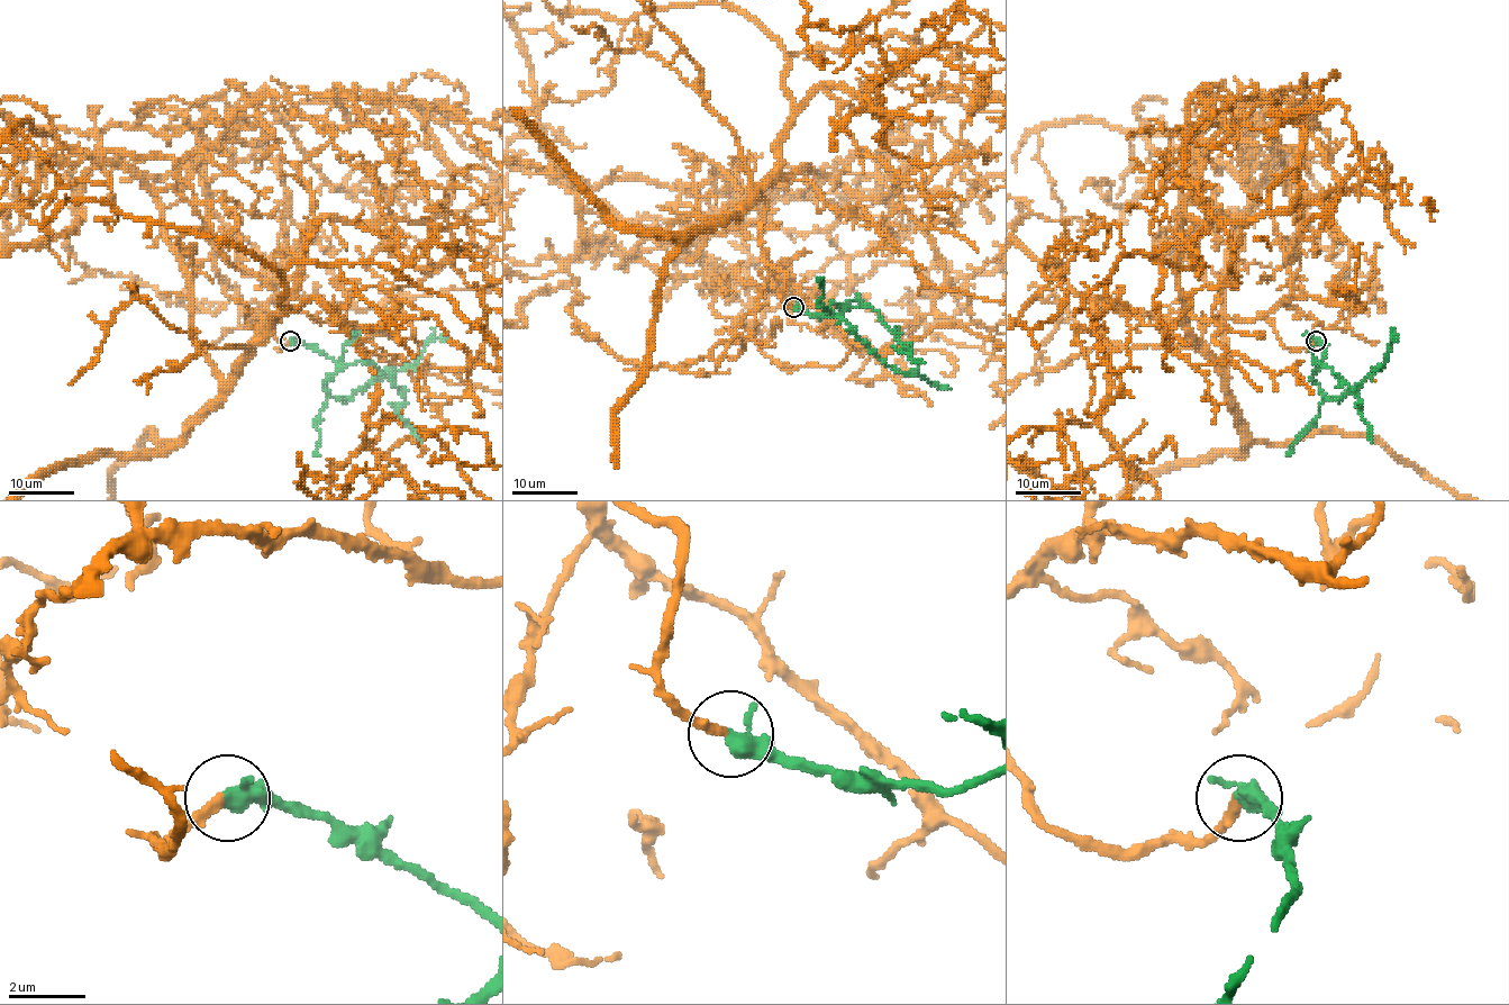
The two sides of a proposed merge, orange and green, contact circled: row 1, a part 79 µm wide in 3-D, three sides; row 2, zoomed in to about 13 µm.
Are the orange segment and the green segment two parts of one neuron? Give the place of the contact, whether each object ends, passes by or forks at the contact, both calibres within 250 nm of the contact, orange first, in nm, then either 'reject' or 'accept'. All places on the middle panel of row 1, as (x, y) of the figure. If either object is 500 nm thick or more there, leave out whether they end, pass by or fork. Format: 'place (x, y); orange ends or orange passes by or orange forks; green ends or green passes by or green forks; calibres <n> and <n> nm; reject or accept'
place (793, 307); calibres 280 and 550 nm; accept

